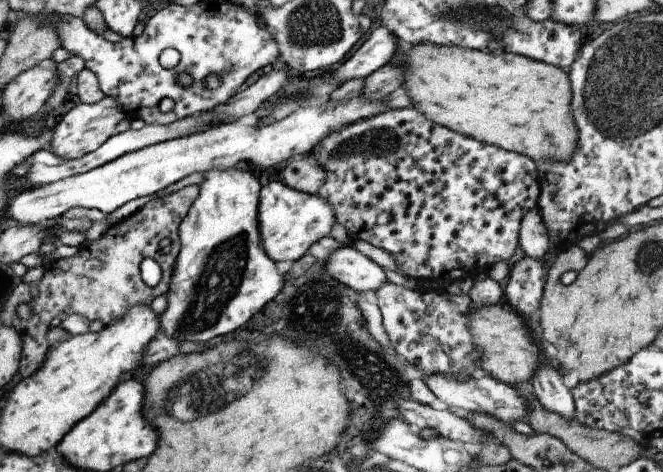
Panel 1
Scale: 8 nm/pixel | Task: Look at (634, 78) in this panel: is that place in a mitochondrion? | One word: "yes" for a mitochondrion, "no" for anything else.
yes

